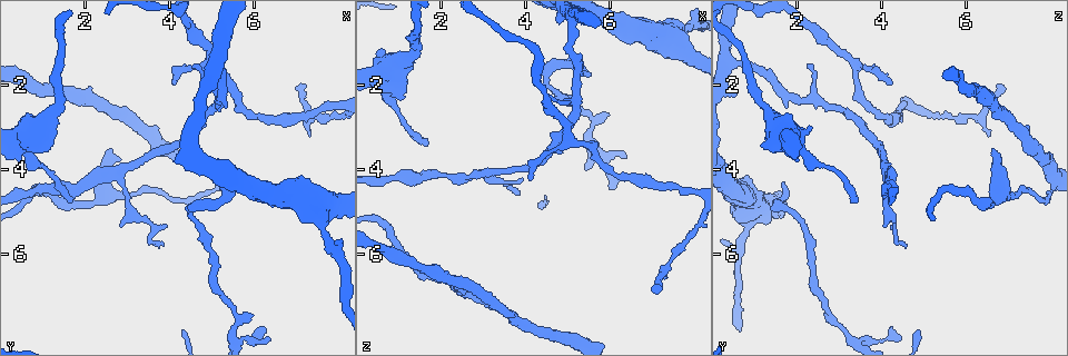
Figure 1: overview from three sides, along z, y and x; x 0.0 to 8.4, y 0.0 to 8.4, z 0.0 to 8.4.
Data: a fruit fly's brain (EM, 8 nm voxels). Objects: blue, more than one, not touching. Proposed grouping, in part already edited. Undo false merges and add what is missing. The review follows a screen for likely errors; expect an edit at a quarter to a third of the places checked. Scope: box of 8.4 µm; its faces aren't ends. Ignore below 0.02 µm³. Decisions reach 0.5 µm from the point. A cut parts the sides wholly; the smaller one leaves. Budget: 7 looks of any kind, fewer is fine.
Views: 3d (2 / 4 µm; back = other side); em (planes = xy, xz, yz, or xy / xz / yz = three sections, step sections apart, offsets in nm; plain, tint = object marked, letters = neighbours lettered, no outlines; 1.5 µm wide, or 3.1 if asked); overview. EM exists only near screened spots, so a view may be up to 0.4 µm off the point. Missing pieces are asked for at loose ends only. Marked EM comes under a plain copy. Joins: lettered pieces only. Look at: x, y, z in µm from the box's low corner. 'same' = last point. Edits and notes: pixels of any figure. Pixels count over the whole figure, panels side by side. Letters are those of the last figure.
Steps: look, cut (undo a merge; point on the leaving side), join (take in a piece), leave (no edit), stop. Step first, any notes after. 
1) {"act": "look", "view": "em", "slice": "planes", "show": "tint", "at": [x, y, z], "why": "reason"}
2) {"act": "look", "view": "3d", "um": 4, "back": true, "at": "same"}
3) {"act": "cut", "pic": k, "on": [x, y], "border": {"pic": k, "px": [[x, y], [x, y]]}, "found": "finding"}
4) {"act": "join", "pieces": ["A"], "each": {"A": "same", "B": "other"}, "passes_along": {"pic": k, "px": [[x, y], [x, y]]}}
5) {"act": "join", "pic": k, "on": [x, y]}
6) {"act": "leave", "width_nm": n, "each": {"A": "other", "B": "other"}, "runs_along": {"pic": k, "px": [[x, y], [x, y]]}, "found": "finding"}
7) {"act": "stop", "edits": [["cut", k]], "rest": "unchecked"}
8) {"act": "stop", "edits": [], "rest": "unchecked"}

{"act": "look", "view": "3d", "um": 4, "back": true, "at": [3.85, 5.75, 4.60], "why": "an open end"}

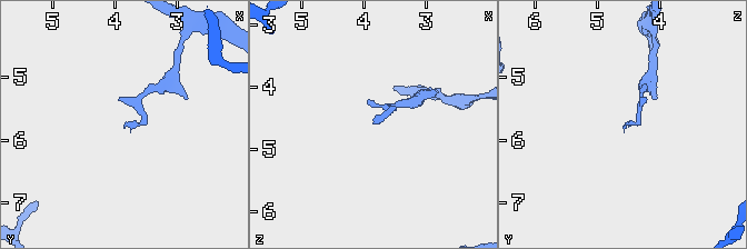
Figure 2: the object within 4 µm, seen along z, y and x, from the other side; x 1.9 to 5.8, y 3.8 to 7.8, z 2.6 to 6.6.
{"act": "look", "view": "em", "slice": "xz", "step": 8, "show": "letters", "at": [3.85, 5.80, 4.55], "why": "now the EM"}

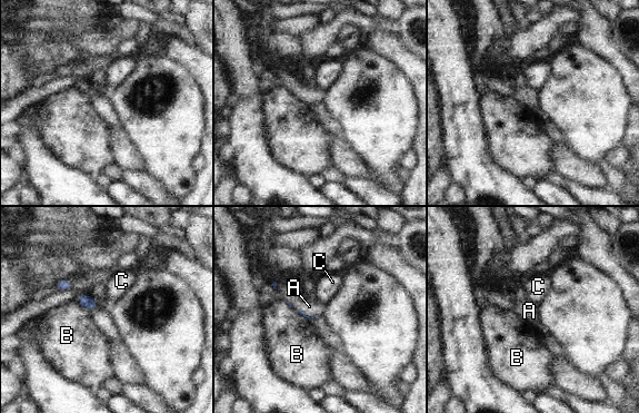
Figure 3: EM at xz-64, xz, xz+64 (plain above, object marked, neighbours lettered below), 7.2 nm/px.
{"act": "look", "view": "em", "slice": "planes", "show": "letters", "at": "same"}

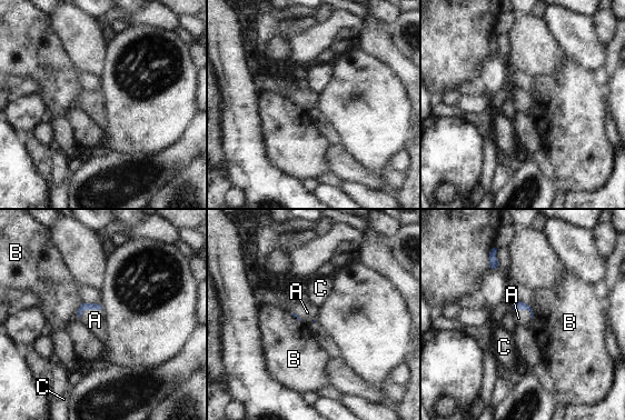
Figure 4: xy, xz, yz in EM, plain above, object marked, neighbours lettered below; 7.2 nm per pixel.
{"act": "join", "pieces": ["A"], "each": {"A": "same", "B": "other", "C": "other"}, "passes_along": {"pic": 4, "px": [[83, 307], [88, 309], [95, 320]]}, "found": "it goes on there"}

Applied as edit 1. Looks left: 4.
{"act": "look", "view": "em", "slice": "yz", "step": 8, "show": "letters", "at": [1.70, 4.80, 3.40], "why": "thin end"}

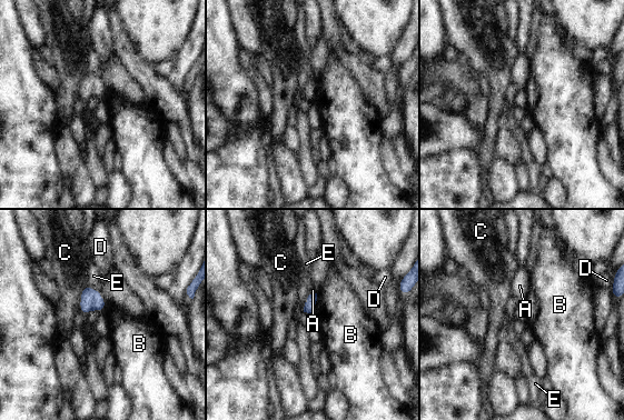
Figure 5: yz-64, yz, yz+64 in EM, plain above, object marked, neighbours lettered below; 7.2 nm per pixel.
{"act": "look", "view": "em", "slice": "planes", "show": "letters", "at": "same"}

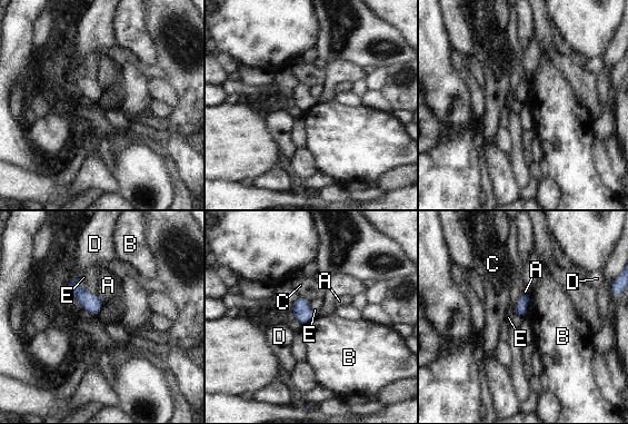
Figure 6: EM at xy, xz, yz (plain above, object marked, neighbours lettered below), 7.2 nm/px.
{"act": "leave", "width_nm": 70, "longest_contact_nm": ["B", 160], "each": {"A": "other", "B": "other", "C": "other", "D": "other", "E": "other"}, "found": "no lettered piece goes on from it"}

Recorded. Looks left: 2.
{"act": "look", "view": "em", "slice": "yz", "step": 8, "show": "letters", "at": [6.95, 2.15, 6.85], "why": "branch stops here"}

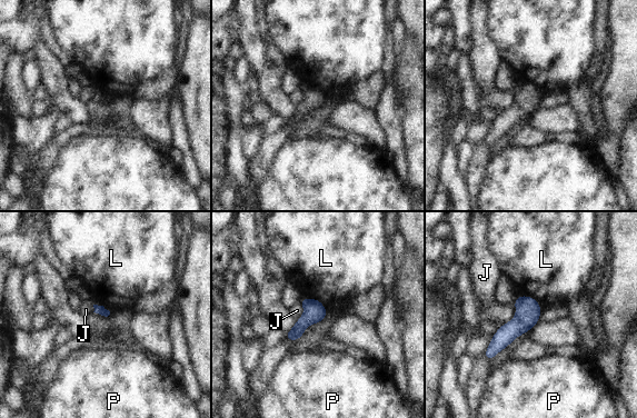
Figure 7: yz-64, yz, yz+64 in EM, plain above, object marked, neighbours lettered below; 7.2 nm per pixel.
{"act": "leave", "longest_contact_nm": ["L", 220], "each": {"J": "other", "L": "other", "P": "other"}, "found": "none of them fits"}

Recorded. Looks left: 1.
{"act": "stop", "edits": [["join", 4]], "rest": "unchecked"}

